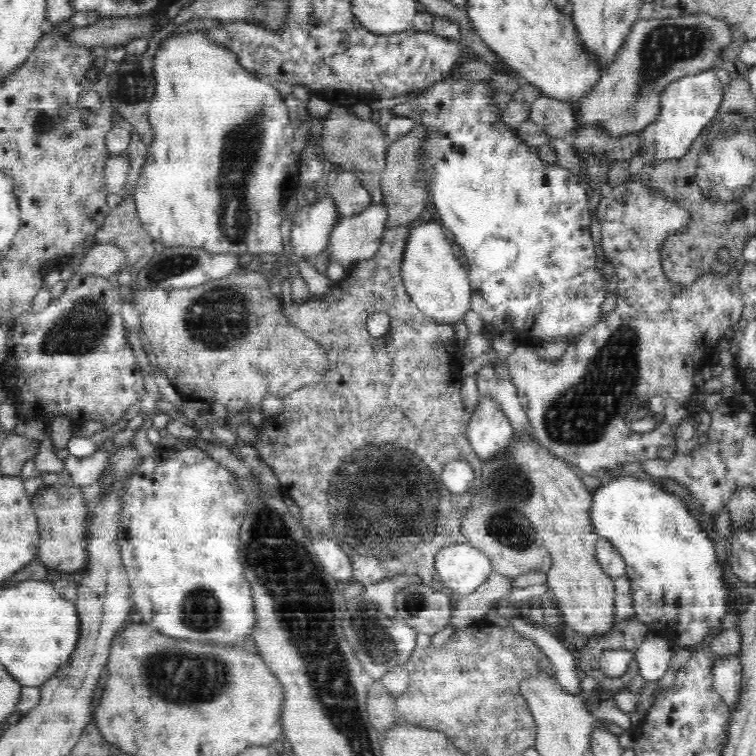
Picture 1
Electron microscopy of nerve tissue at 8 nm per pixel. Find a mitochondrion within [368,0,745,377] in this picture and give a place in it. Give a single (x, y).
(662, 49)

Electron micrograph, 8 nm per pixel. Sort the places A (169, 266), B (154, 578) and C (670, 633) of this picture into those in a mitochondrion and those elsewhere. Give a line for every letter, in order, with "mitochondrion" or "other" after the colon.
A: mitochondrion
B: other
C: other

